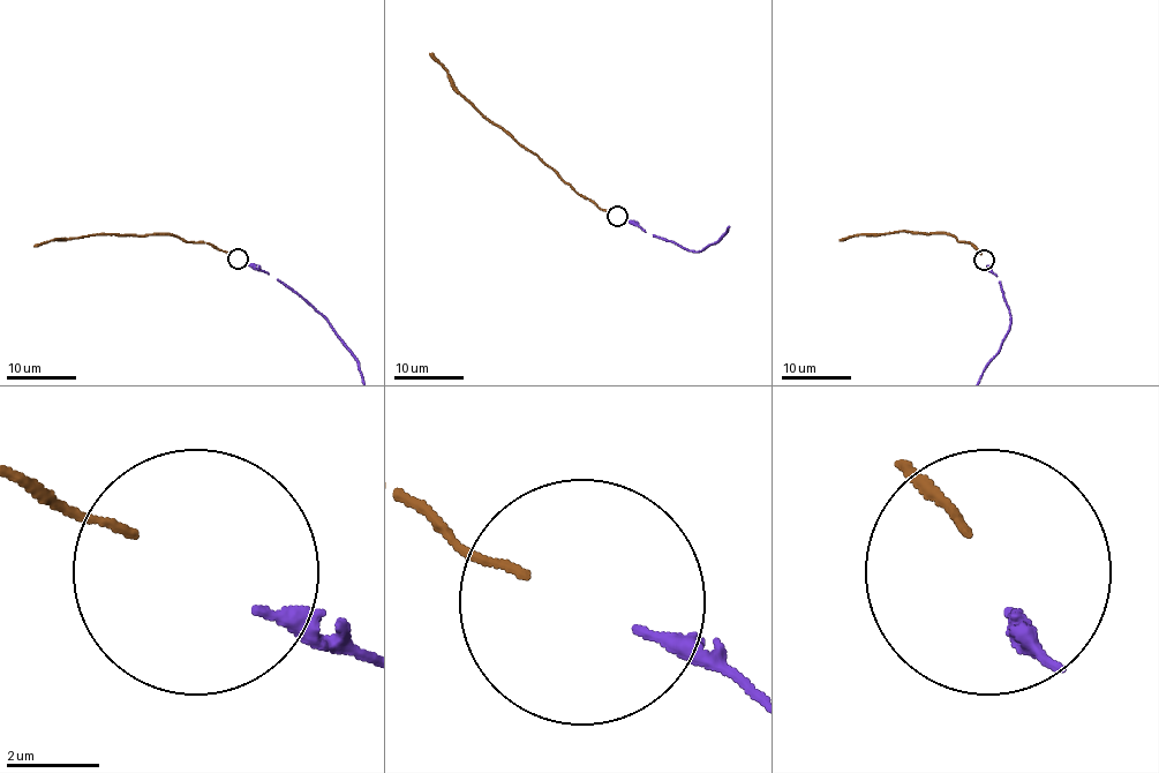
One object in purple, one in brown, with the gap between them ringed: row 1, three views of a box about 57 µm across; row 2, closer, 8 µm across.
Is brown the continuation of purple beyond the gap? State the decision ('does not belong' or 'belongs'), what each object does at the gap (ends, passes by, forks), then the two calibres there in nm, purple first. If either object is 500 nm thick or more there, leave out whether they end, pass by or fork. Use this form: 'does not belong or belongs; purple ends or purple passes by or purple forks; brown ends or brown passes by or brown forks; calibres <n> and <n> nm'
belongs; purple ends; brown ends; calibres 240 and 150 nm

